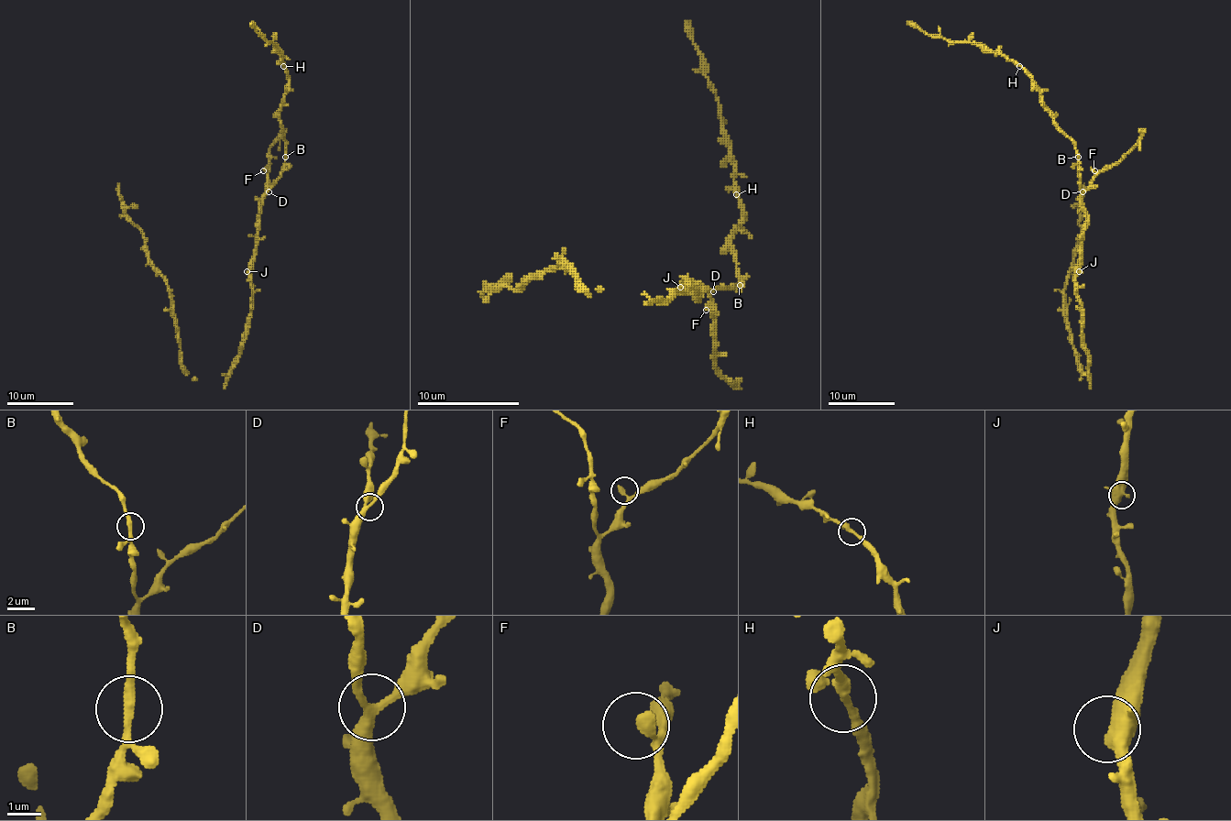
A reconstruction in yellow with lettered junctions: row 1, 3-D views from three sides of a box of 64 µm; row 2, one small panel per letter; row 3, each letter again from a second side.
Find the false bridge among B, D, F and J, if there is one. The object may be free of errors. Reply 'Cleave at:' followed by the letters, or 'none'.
Cleave at: none

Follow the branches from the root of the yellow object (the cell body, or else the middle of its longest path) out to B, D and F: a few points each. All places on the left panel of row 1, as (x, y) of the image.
B: (250, 269), (263, 195), (280, 175), (285, 157)
D: (250, 269), (260, 208), (269, 191)
F: (250, 269), (260, 208), (267, 188), (267, 173), (263, 170)

